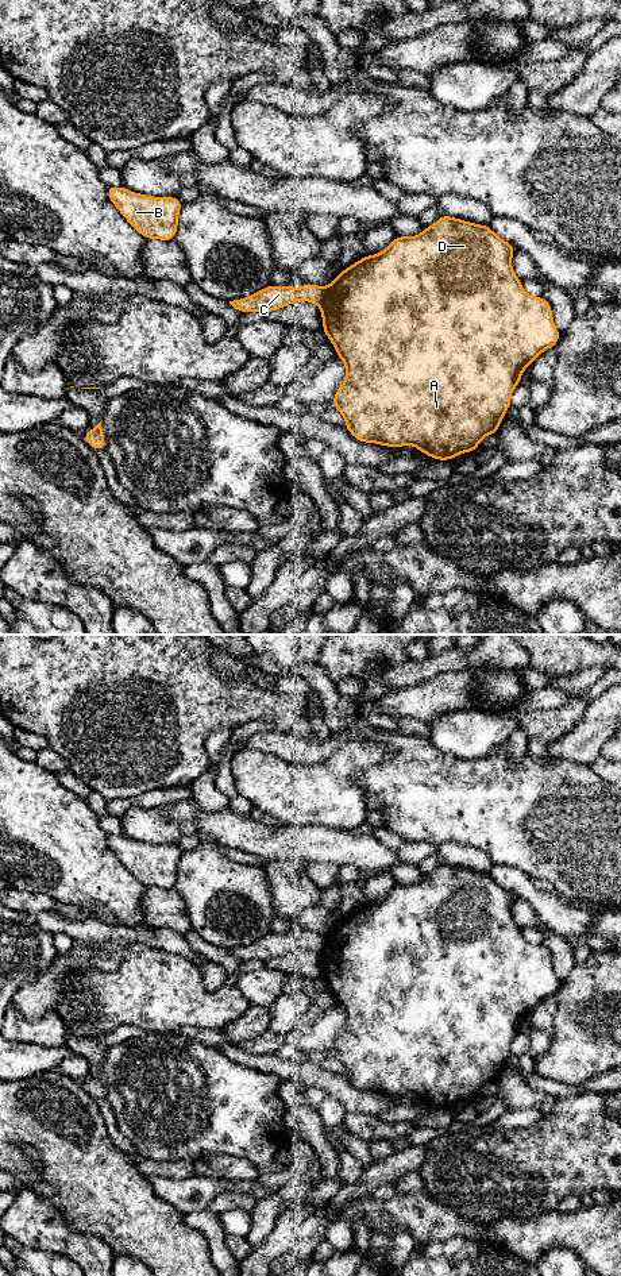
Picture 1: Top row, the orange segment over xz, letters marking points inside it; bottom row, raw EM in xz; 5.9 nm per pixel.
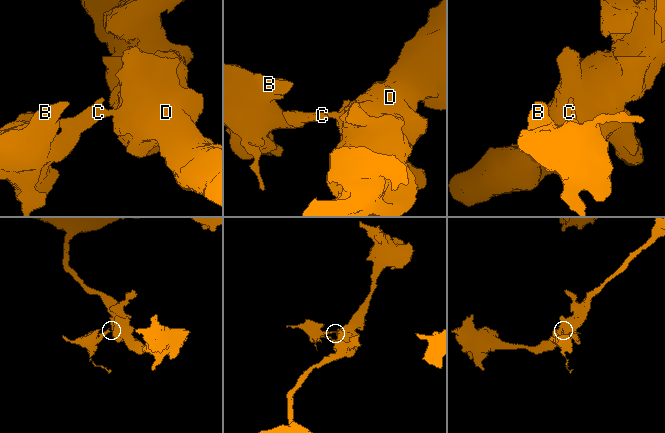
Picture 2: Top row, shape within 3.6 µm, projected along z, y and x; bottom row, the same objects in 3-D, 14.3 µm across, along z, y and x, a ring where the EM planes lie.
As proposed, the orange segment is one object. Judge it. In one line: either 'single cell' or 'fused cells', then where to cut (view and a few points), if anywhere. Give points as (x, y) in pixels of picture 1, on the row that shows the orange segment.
fused cells; cut in xz along (324, 288), (320, 305)

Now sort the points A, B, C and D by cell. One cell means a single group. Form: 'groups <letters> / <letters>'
groups A D / B C

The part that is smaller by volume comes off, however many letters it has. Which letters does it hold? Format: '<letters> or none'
B, C

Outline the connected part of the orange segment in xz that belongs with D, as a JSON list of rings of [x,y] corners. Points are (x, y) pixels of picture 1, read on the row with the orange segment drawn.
[[[441,215],[437,221],[425,227],[416,236],[396,236],[379,254],[366,255],[356,261],[325,286],[323,302],[320,305],[323,331],[333,344],[336,356],[346,365],[346,379],[336,390],[332,402],[342,413],[346,429],[362,443],[375,443],[383,447],[414,446],[420,452],[436,460],[452,460],[463,452],[474,452],[479,442],[497,433],[502,424],[502,417],[510,405],[510,397],[516,386],[521,382],[525,369],[545,350],[552,348],[560,339],[560,334],[554,324],[552,307],[547,298],[529,296],[521,280],[512,267],[514,246],[501,239],[490,228]]]

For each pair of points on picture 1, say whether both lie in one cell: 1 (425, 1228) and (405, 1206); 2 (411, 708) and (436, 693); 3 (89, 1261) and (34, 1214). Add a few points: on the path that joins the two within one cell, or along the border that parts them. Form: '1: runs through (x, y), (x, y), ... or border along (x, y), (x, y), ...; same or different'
1: runs through (421, 1222), (411, 1211); same
2: runs through (417, 701), (429, 700); same
3: runs through (76, 1248), (65, 1237), (56, 1236), (47, 1228); same

